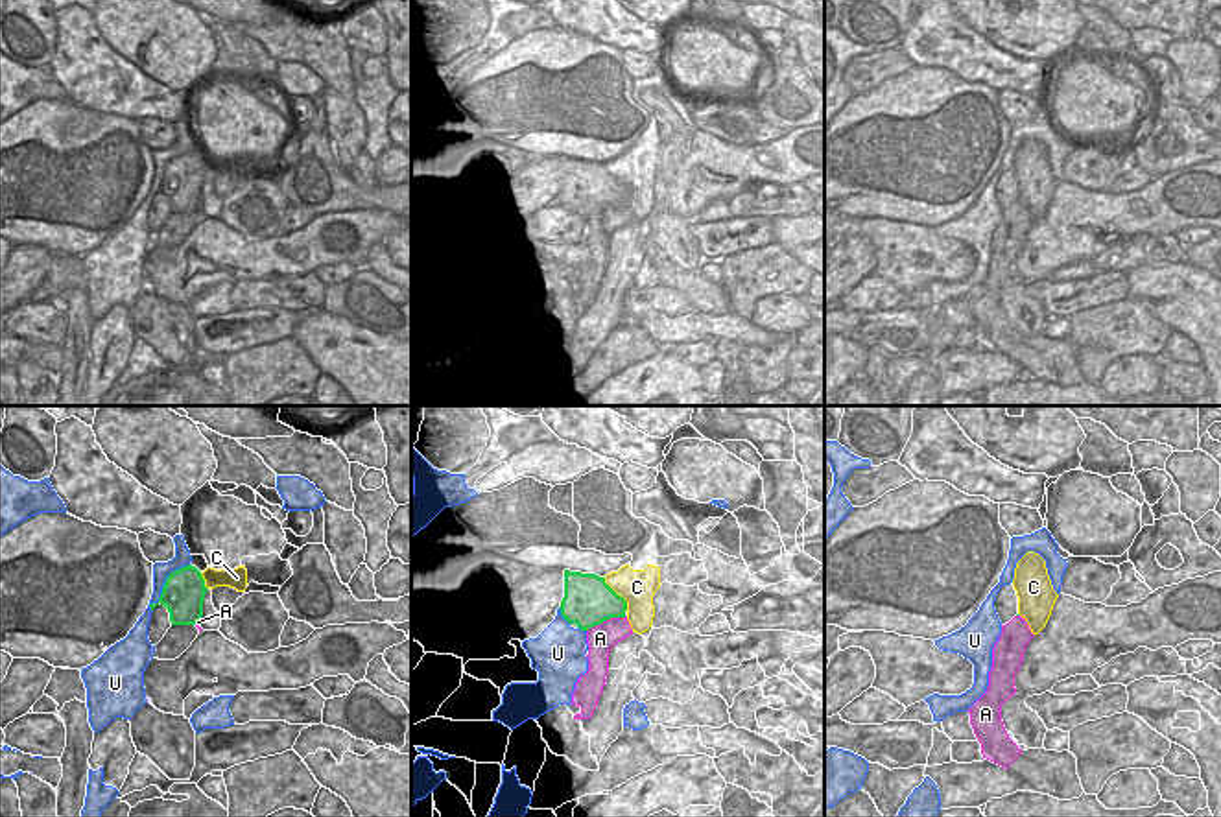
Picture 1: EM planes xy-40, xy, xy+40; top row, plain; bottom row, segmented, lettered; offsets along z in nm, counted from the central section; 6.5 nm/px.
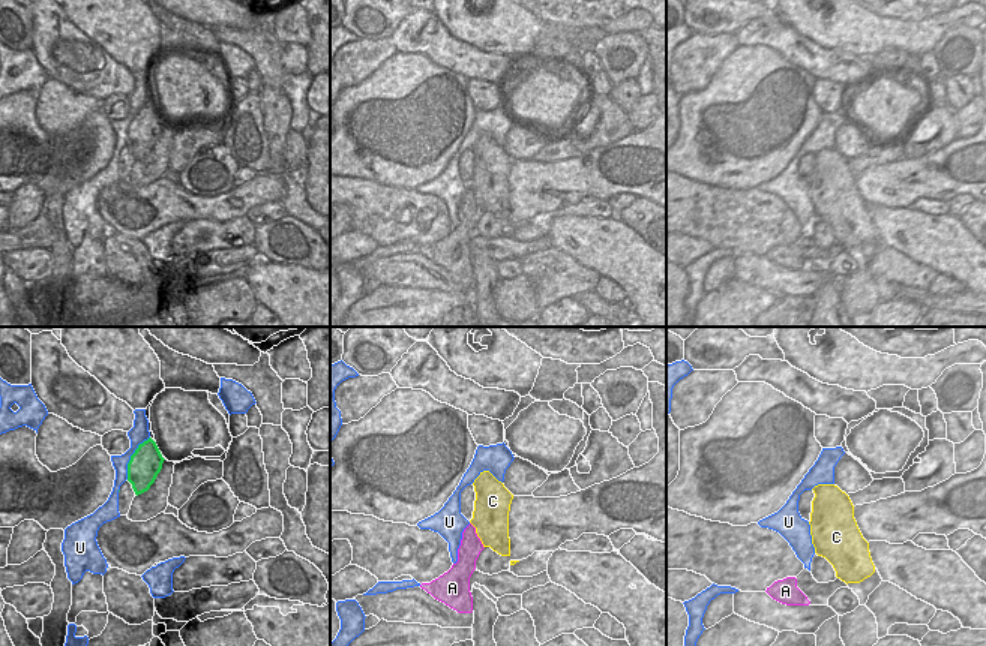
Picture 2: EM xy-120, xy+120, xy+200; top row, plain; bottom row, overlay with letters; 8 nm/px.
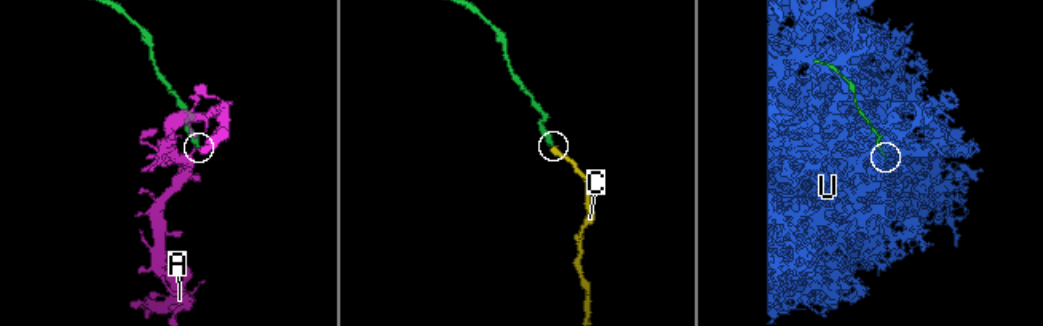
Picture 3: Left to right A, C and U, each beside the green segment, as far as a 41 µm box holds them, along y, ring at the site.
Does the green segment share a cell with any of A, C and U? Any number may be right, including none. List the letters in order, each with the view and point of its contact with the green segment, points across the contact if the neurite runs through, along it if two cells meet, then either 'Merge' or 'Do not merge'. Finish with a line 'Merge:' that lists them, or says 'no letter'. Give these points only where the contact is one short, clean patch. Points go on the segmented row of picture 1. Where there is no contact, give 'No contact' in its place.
A: Touches green at xy (605, 620). Boundary: xy (626, 616), (611, 616), (587, 631). Do not merge
C: Touches green at xy (616, 594). Path across: xy (589, 602), (616, 594), (637, 587). Merge
U: Touches green at xy-40 (165, 585). Do not merge
Merge: C.

